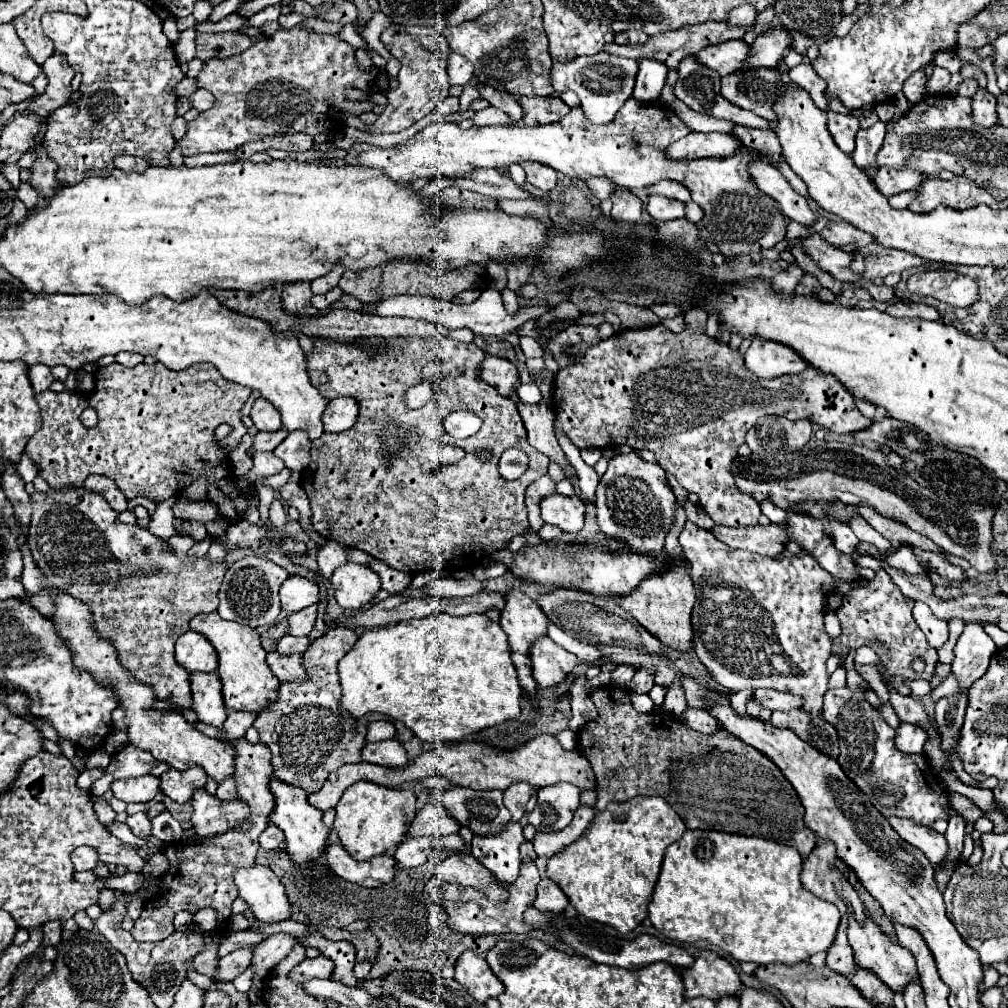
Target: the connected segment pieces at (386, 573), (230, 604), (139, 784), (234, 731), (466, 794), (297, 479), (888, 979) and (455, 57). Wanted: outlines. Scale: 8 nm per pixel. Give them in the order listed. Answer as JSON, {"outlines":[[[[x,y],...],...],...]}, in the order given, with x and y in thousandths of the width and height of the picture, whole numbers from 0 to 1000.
{"outlines":[[[[368,553],[364,561],[378,572],[378,584],[386,586],[386,590],[398,590],[408,578],[408,570],[384,563],[382,557],[376,557],[374,553]]],[[[247,551],[241,553],[237,557],[233,557],[225,568],[223,574],[219,578],[217,584],[217,610],[225,616],[235,616],[247,622],[265,622],[271,620],[279,608],[279,600],[277,600],[277,580],[287,572],[287,568],[277,563],[275,559],[271,559],[269,555],[263,553],[255,553],[255,551]]],[[[148,767],[142,771],[128,771],[126,775],[112,775],[110,785],[116,793],[120,793],[124,797],[130,797],[130,795],[146,797],[156,789],[158,773]]],[[[233,705],[233,707],[227,707],[225,715],[223,715],[223,721],[221,721],[221,727],[225,729],[227,735],[233,735],[233,733],[239,733],[243,731],[243,725],[251,719],[255,707],[251,705]]],[[[447,779],[436,795],[457,818],[467,820],[471,828],[491,826],[507,813],[507,805],[499,799],[497,785],[471,785]]],[[[291,469],[287,479],[283,483],[277,485],[279,487],[279,495],[293,503],[297,507],[297,519],[301,523],[303,529],[313,529],[313,523],[309,521],[309,503],[307,503],[307,495],[305,495],[305,489],[301,487],[299,483],[299,471],[297,469]]],[[[860,908],[856,916],[848,914],[846,910],[842,910],[842,936],[846,939],[846,947],[848,947],[848,955],[856,961],[862,961],[866,965],[870,965],[880,979],[884,979],[886,983],[894,983],[904,971],[910,971],[910,961],[908,961],[908,949],[904,949],[904,945],[900,945],[900,941],[896,941],[894,938],[886,936],[876,924],[874,920]]],[[[447,51],[445,55],[445,82],[447,84],[463,84],[469,76],[469,64],[455,53]]]]}

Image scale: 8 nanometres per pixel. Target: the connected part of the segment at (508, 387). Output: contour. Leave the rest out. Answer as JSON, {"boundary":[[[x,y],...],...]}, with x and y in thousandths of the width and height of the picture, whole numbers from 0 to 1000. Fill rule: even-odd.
{"boundary":[[[483,352],[479,356],[479,362],[475,364],[475,374],[483,380],[487,380],[497,392],[505,394],[511,380],[513,380],[513,364],[497,354]]]}

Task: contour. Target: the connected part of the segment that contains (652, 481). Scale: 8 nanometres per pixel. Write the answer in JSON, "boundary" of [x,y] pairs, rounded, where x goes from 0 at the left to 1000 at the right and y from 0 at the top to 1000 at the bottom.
{"boundary":[[[632,447],[610,451],[592,481],[590,501],[592,519],[602,533],[620,537],[632,549],[652,549],[658,545],[662,525],[668,519],[670,491],[654,461],[642,459]]]}

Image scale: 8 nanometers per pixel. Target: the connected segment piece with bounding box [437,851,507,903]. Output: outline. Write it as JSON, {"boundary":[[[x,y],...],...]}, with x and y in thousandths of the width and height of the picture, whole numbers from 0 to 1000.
{"boundary":[[[443,844],[443,850],[439,850],[436,856],[434,870],[439,874],[455,876],[459,880],[477,882],[479,886],[483,886],[483,890],[489,896],[499,894],[503,890],[503,886],[489,876],[485,862],[475,858],[475,854],[471,854],[471,850],[467,850],[467,846]]]}

